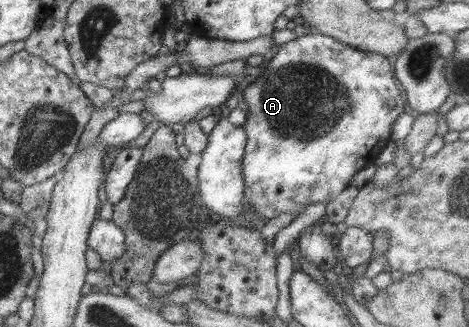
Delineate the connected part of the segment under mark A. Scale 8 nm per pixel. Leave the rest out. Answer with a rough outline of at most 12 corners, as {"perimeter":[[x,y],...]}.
{"perimeter":[[280,45],[244,90],[256,220],[330,202],[390,141],[391,59]]}

